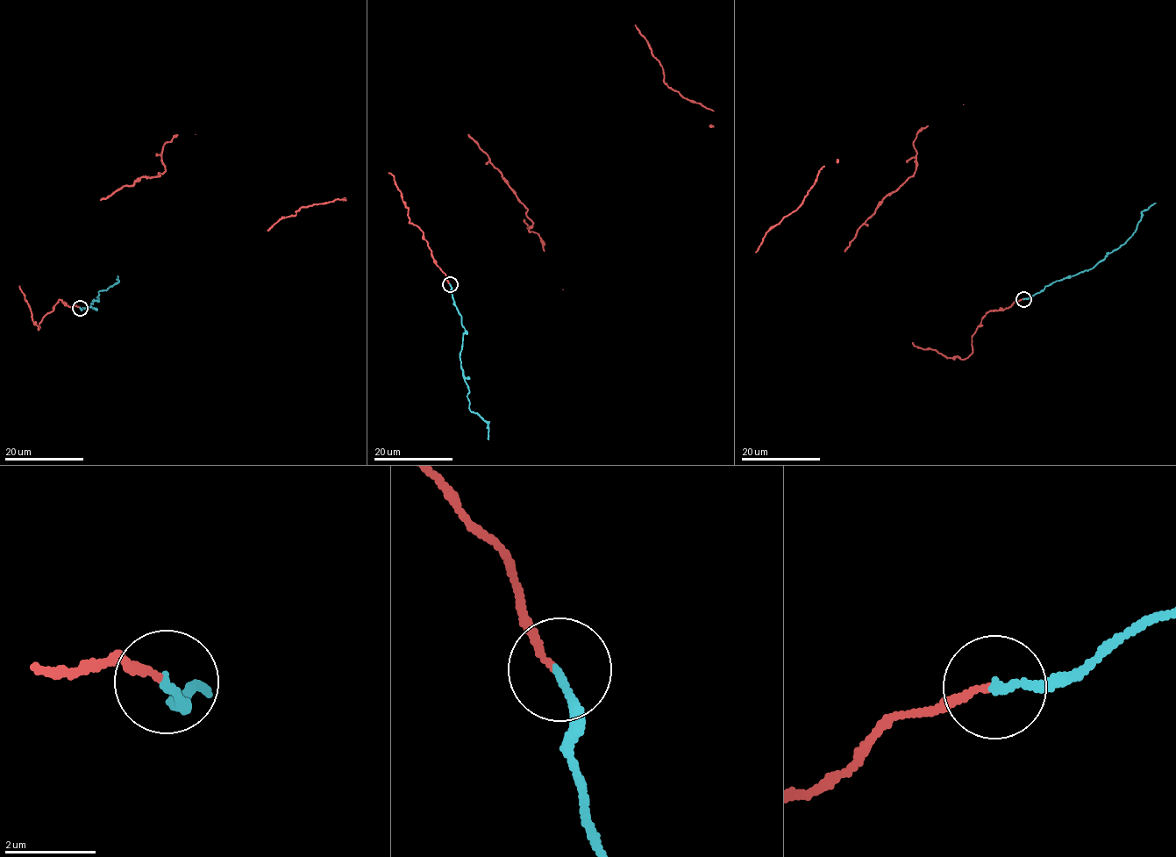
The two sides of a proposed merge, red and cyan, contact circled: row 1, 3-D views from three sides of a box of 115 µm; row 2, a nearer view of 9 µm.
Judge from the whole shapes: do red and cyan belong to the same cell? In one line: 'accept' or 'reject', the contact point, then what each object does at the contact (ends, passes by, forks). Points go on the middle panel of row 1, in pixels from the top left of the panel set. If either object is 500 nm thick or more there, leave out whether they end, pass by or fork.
accept; at (450, 284); red ends there; cyan ends there

